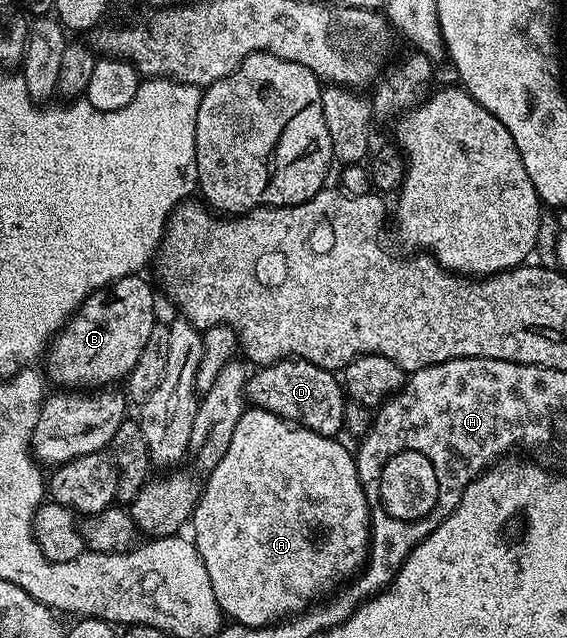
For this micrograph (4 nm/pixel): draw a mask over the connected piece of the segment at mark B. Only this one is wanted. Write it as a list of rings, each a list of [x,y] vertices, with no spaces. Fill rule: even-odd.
[[[141,276],[124,278],[118,282],[113,282],[110,286],[104,286],[101,290],[97,290],[77,309],[77,313],[66,322],[65,327],[57,331],[47,347],[47,362],[49,358],[49,374],[47,370],[47,378],[50,383],[58,382],[61,385],[58,387],[61,388],[105,388],[110,384],[117,384],[120,378],[121,381],[128,379],[131,368],[135,368],[135,360],[139,360],[139,352],[143,352],[143,344],[147,344],[147,336],[151,336],[151,328],[155,324],[155,318],[153,318],[153,290],[143,279],[144,277]]]

